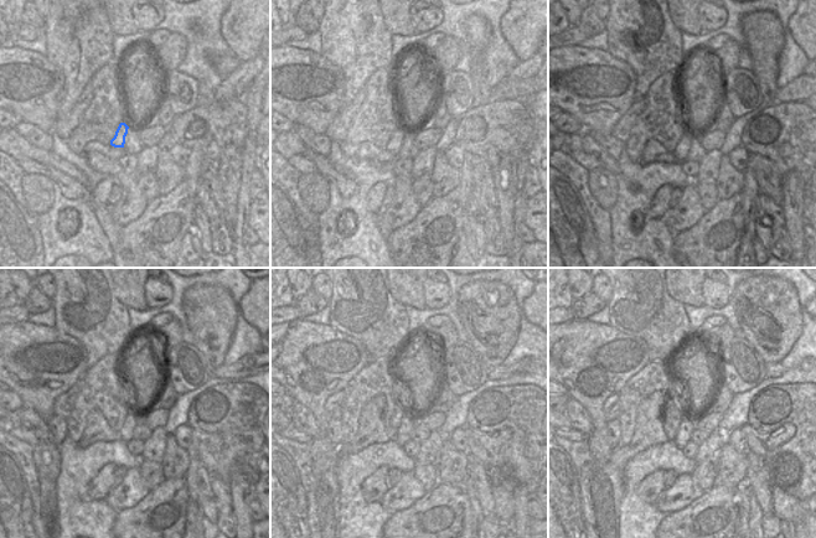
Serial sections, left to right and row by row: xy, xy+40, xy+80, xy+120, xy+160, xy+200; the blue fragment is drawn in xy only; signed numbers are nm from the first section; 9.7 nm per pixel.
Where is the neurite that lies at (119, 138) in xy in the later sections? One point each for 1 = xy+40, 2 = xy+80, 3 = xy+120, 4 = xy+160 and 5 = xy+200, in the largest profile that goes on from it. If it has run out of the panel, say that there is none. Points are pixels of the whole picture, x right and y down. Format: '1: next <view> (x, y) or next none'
1: next xy+40 (394, 144)
2: next xy+80 (681, 153)
3: next xy+120 (125, 434)
4: next xy+160 (404, 432)
5: next xy+200 (686, 429)

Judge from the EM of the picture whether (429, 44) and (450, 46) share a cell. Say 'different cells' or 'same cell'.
different cells

